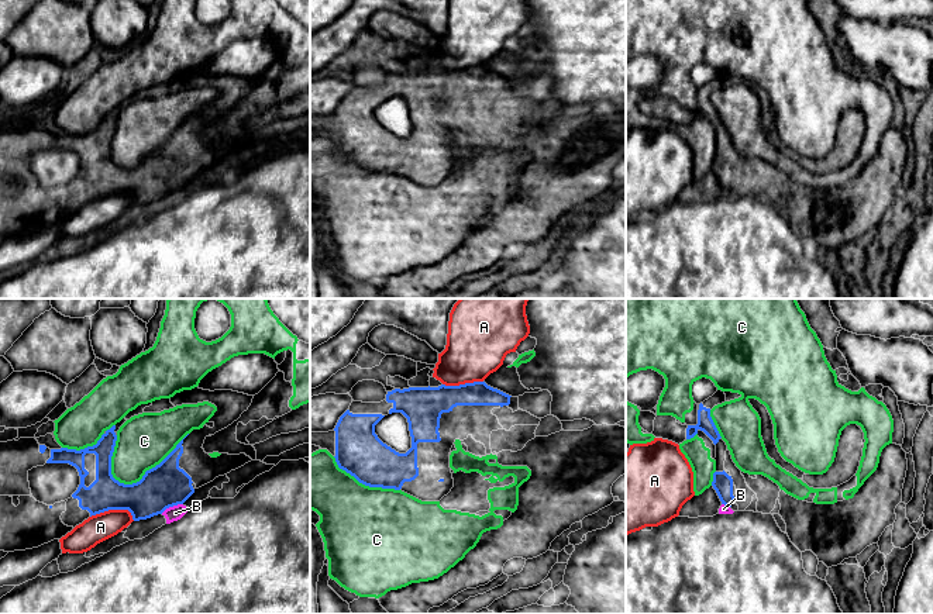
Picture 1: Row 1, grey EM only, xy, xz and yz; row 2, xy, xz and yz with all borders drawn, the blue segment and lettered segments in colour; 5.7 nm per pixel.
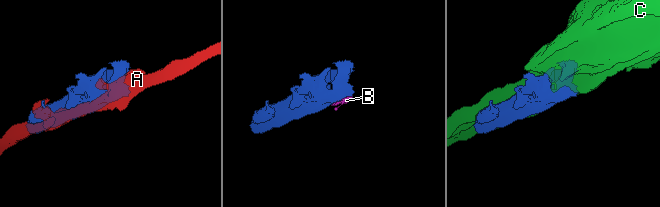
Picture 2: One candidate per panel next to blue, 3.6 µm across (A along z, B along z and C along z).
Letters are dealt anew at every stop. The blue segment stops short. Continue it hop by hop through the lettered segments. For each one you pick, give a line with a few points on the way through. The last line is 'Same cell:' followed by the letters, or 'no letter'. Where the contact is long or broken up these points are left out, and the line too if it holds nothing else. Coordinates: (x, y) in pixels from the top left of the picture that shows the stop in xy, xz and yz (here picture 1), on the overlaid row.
Same cell: no letter

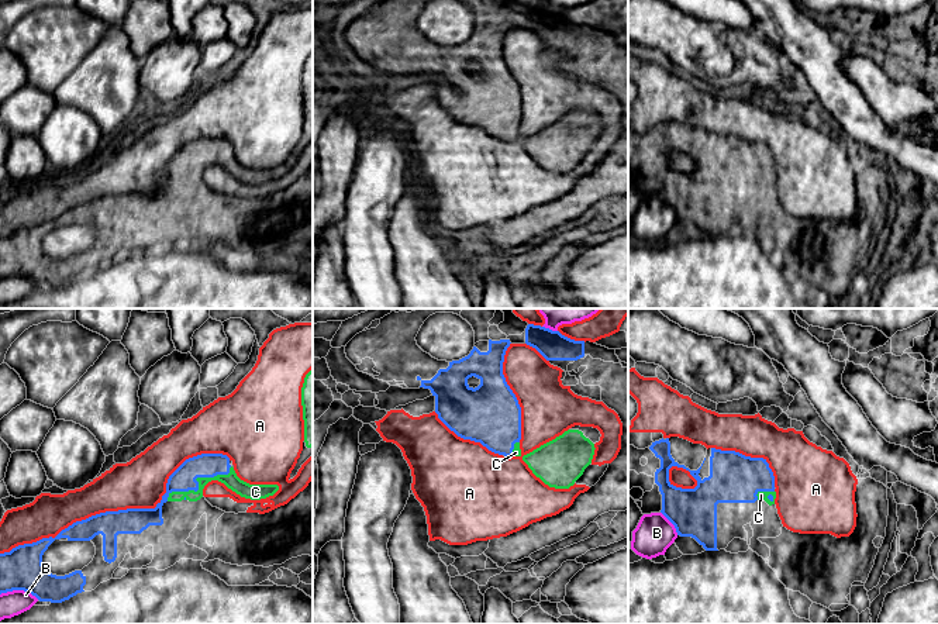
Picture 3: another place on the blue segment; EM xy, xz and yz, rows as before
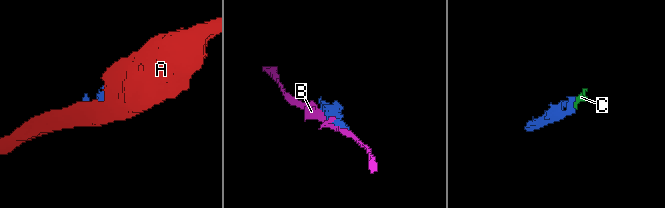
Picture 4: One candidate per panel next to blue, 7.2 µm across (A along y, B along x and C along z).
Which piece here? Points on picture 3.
Same cell: C

